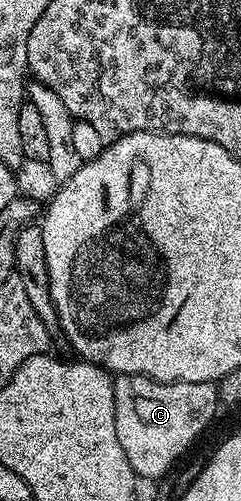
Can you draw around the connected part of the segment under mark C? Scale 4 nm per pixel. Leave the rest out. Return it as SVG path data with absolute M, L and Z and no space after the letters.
M119 375L114 378L115 437L127 453L131 469L143 478L160 480L173 467L173 462L200 437L219 408L219 391L211 383L160 383L142 375Z

